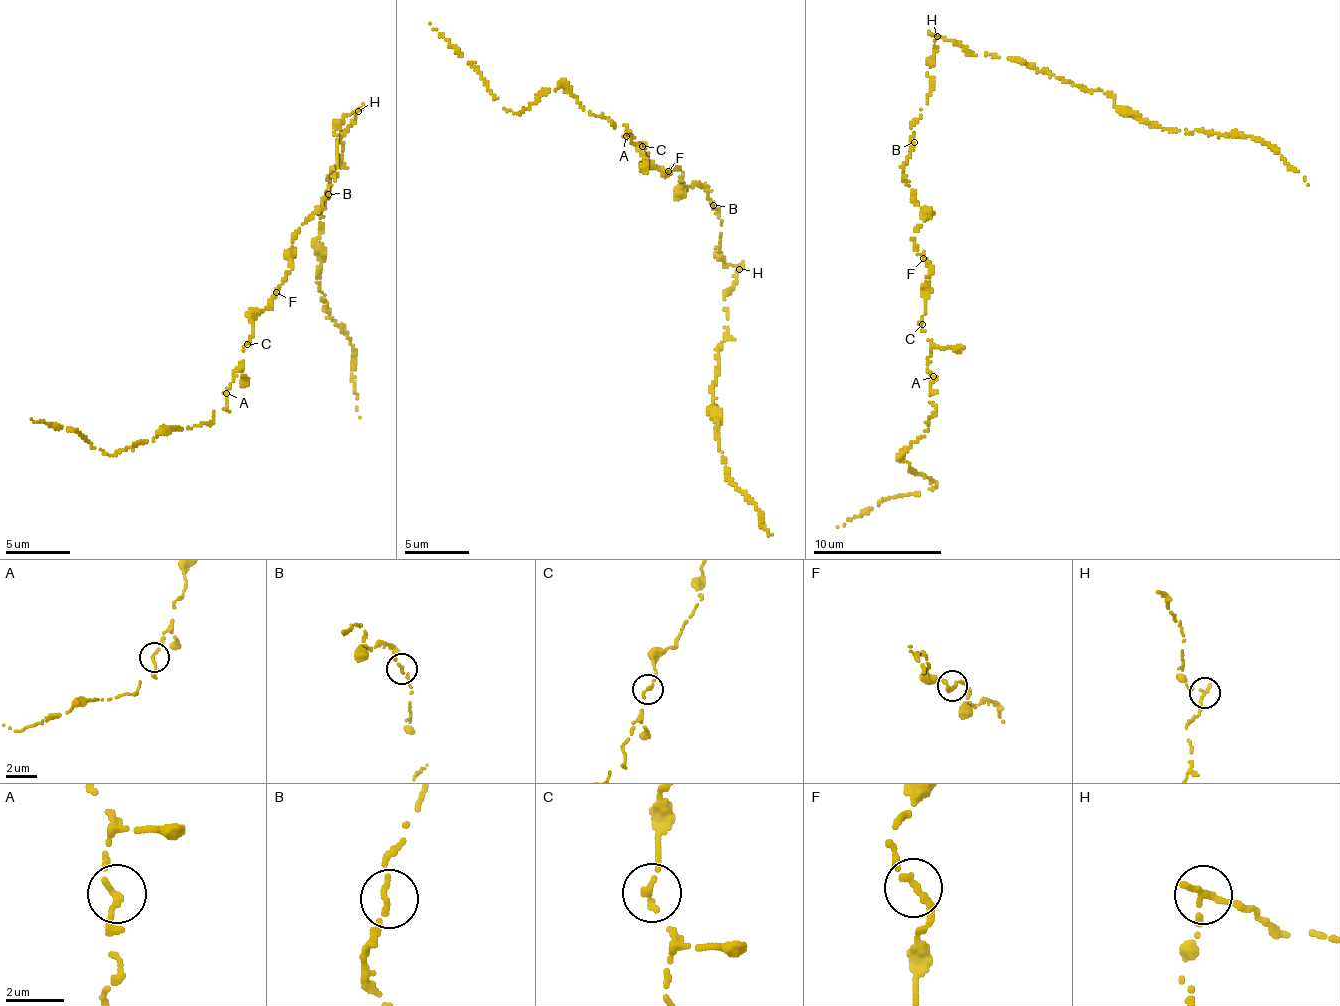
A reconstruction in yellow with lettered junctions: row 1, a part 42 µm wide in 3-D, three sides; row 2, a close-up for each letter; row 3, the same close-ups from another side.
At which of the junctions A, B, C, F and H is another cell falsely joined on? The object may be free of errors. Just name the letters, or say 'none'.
H

